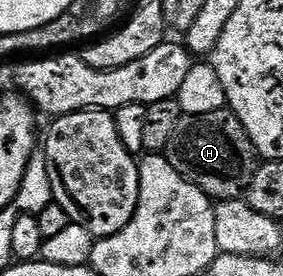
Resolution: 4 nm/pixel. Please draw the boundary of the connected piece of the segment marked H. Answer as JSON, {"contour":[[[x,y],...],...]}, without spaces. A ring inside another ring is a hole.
{"contour":[[[229,108],[205,116],[180,117],[165,156],[185,180],[189,180],[212,200],[235,200],[246,191],[257,169],[255,145],[245,132],[241,120]]]}

